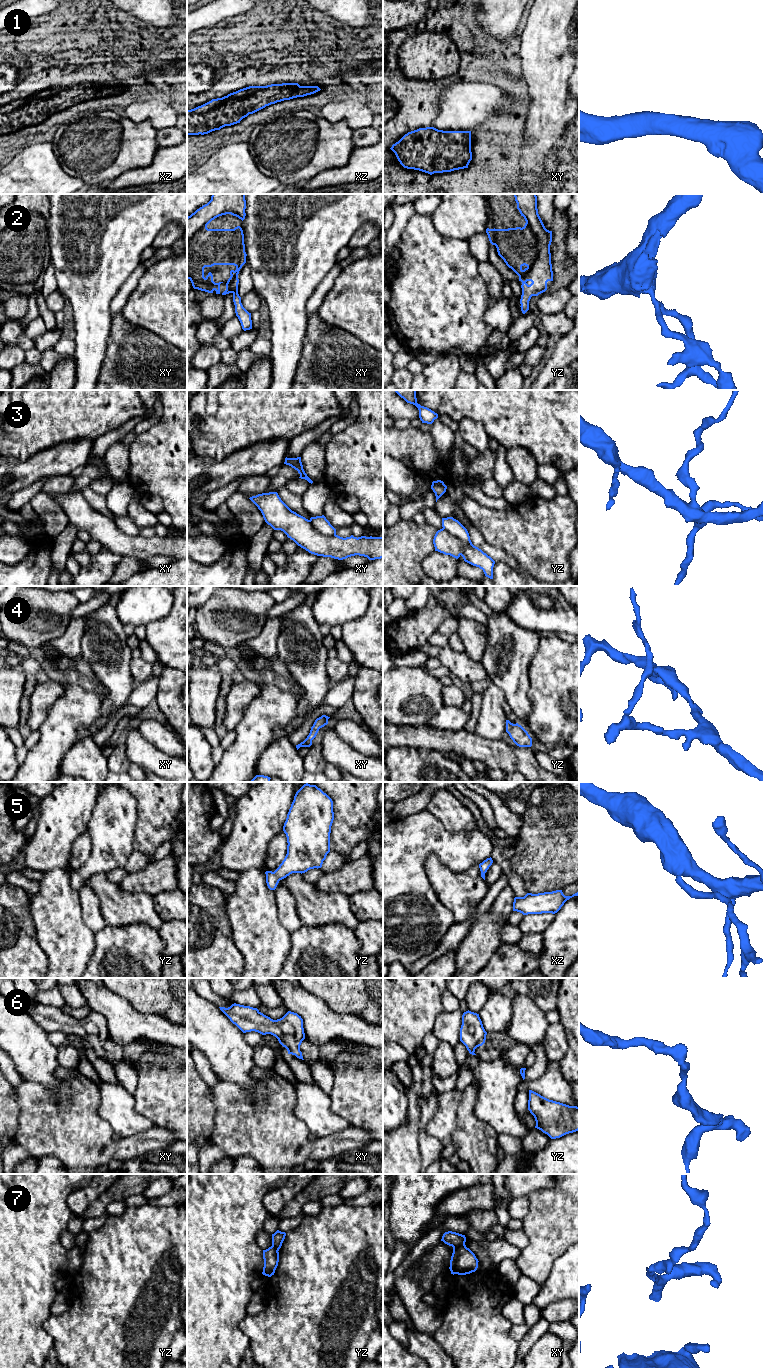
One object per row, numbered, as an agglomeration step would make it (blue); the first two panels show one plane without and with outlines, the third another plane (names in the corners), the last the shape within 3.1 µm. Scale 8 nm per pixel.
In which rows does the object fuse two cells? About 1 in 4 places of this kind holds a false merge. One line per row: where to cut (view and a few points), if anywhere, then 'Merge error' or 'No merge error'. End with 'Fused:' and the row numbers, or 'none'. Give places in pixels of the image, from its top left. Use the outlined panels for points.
1: No split. No merge error
2: No split. No merge error
3: Split along yz (442, 528), (459, 540), (461, 554). Merge error
4: No split. No merge error
5: No split. No merge error
6: No split. No merge error
7: Split along xy (464, 1243), (453, 1252). Merge error
Fused: 3, 7

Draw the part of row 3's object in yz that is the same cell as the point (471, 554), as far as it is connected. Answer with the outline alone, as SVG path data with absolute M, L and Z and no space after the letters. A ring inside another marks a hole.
M453 517L442 518L442 527L460 540L462 545L461 556L464 561L479 567L483 570L486 577L493 579L495 561L472 544L467 529Z

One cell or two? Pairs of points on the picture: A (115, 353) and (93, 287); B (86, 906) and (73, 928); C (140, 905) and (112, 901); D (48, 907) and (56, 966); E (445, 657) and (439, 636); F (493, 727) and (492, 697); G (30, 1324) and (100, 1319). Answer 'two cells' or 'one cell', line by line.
A: two cells
B: two cells
C: one cell
D: one cell
E: two cells
F: one cell
G: two cells

